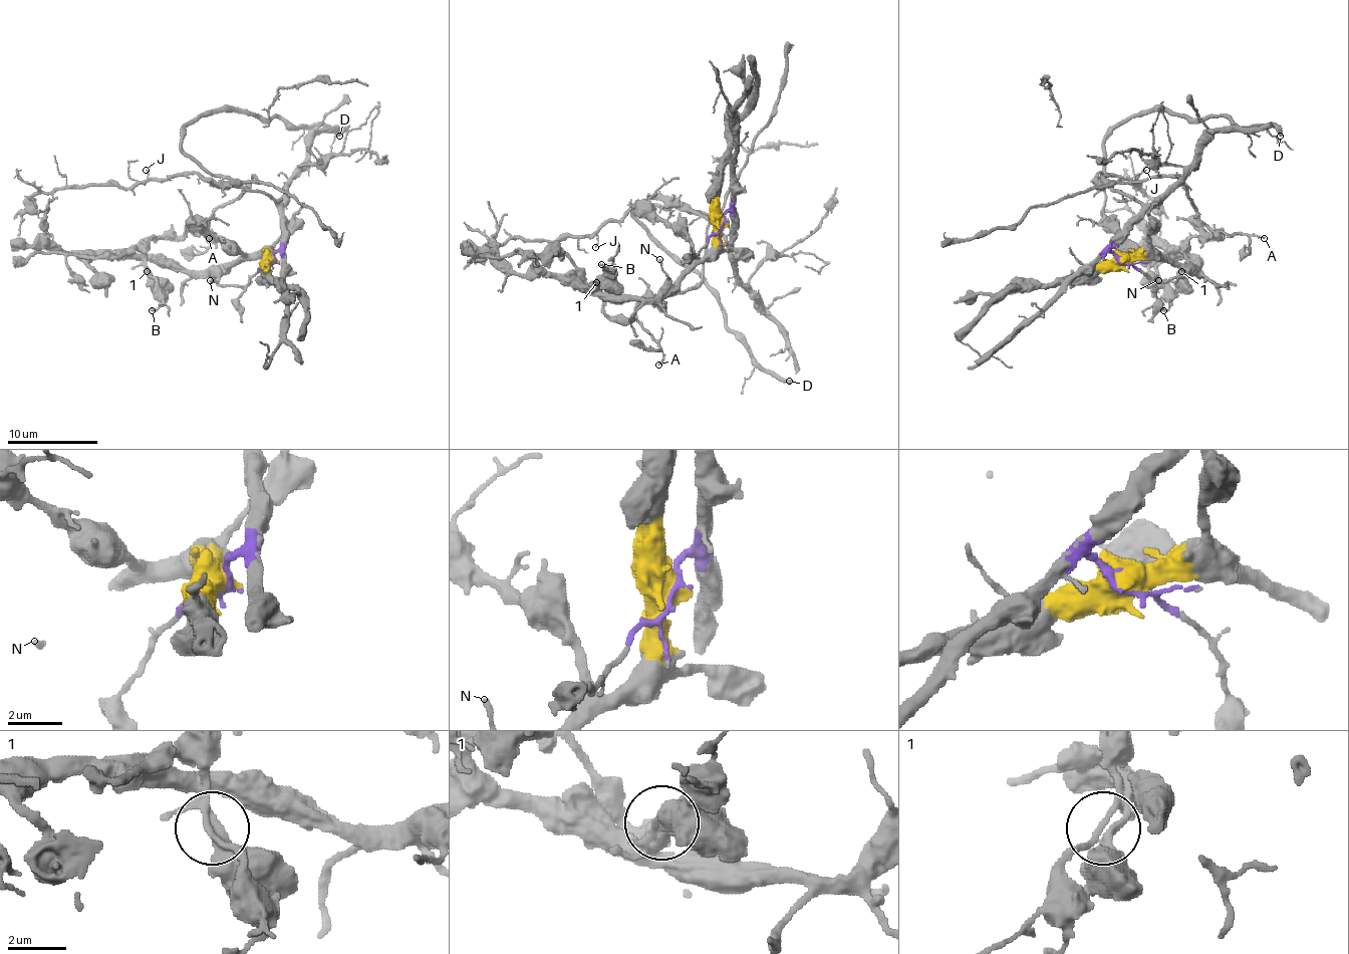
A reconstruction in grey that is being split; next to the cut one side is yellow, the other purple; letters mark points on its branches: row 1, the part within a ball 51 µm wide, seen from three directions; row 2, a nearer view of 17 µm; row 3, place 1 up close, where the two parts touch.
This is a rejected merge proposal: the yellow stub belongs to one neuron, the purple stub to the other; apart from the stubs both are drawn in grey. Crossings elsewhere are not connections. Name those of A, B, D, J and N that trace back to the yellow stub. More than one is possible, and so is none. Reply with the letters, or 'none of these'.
N

